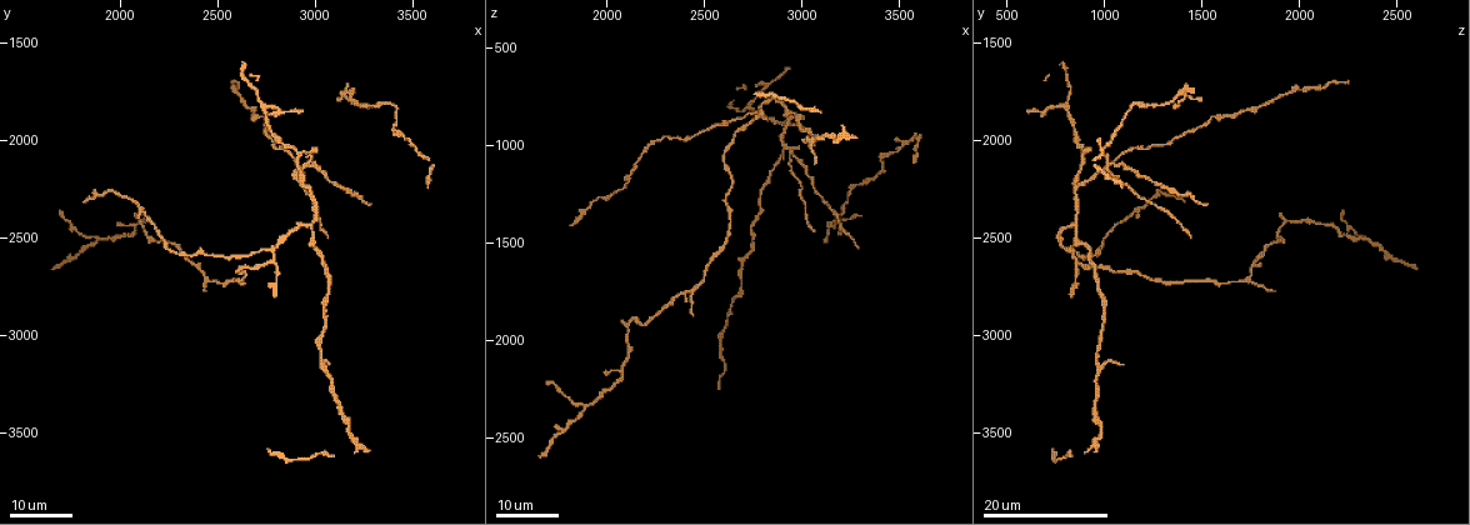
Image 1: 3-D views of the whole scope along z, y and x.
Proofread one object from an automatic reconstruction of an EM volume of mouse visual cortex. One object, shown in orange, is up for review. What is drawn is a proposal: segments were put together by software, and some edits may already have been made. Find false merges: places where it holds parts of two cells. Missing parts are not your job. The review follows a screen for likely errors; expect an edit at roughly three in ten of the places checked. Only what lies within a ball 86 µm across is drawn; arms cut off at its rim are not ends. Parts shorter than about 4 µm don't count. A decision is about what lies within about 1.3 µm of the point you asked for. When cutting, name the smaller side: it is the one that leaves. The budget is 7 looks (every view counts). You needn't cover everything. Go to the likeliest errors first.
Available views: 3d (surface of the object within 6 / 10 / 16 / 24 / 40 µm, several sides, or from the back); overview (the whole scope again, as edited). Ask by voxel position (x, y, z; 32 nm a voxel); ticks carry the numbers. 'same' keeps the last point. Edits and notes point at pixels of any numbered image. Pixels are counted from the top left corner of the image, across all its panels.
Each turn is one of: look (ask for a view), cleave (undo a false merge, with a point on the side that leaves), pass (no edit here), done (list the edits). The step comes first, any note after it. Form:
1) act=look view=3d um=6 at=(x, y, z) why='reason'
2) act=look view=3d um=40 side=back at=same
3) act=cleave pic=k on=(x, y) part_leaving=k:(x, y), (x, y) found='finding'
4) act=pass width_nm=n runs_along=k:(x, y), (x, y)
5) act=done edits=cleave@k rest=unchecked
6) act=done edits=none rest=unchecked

act=look view=3d um=16 at=(3160, 1790, 1420) why='four or more arms meet'

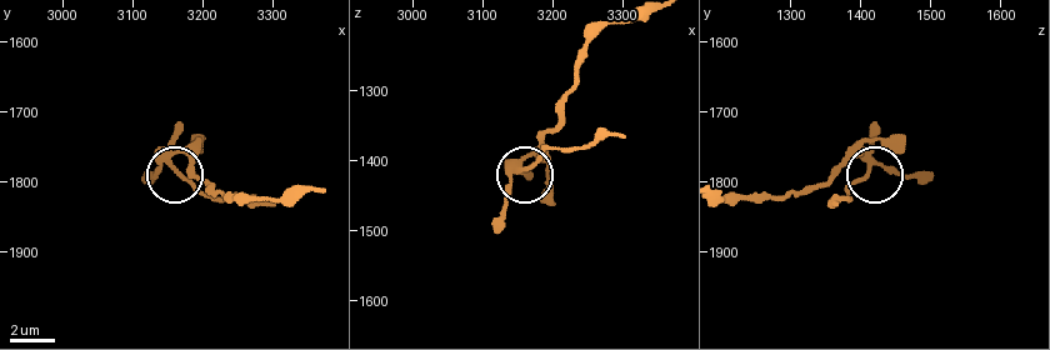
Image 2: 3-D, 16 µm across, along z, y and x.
act=look view=3d um=10 at=(3155, 1780, 1410)

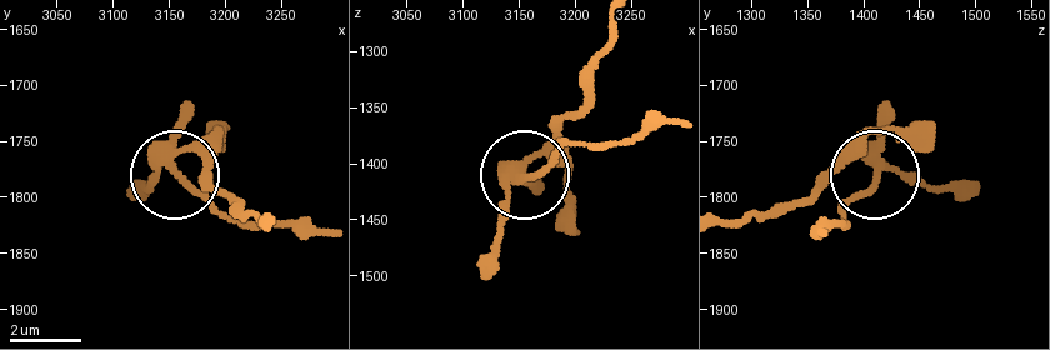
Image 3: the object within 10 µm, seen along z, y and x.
act=pass arms=5 found='one cell here'

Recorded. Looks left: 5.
act=look view=3d um=24 at=(2930, 2220, 870) why='arms part here'

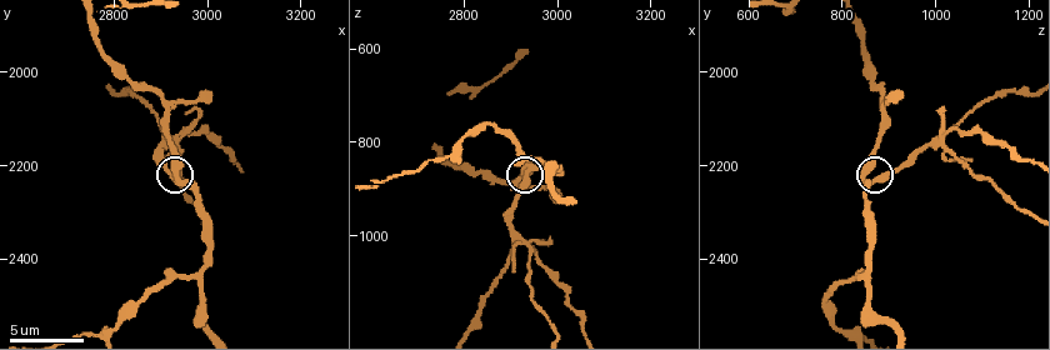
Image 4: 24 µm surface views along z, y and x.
act=look view=3d um=6 at=(2935, 2235, 875)

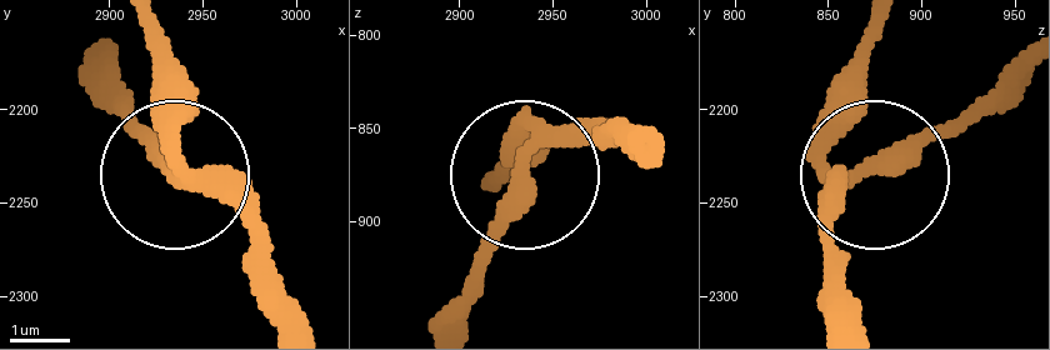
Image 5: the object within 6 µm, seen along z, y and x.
act=pass side_arm_um=31 runs_along=5:(846, 319), (831, 204), (866, 164), (846, 124), (861, 39) found='all the same cell'

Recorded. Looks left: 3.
act=look view=3d um=24 at=(2430, 2740, 1750) why='three arms meet'

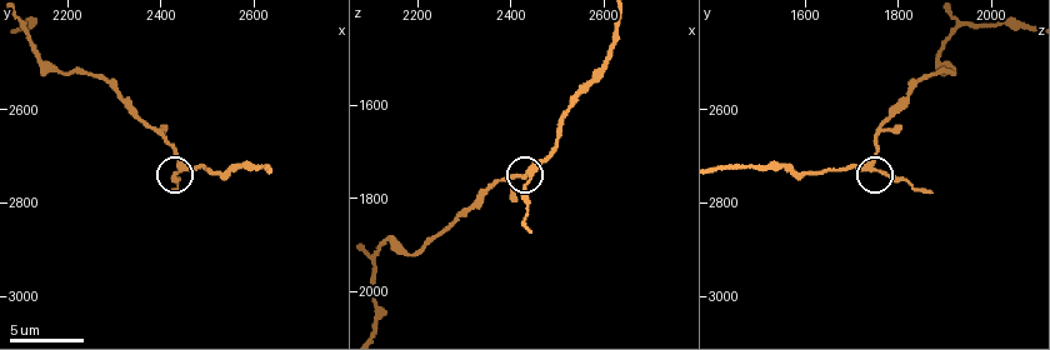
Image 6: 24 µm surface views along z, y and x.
act=look view=3d um=10 at=(2445, 2725, 1750)

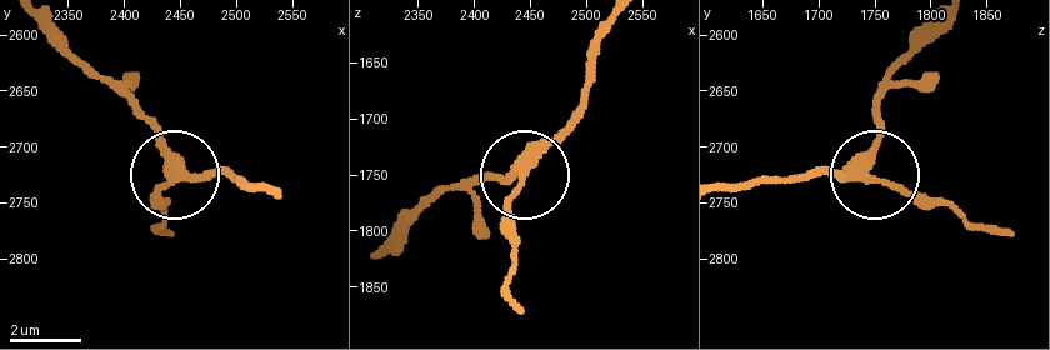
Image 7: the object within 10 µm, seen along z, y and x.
act=pass arms=3 runs_along=7:(720, 186), (881, 178), (968, 229) found='continuous, no second cell'

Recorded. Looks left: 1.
act=done edits=none rest=unchecked

